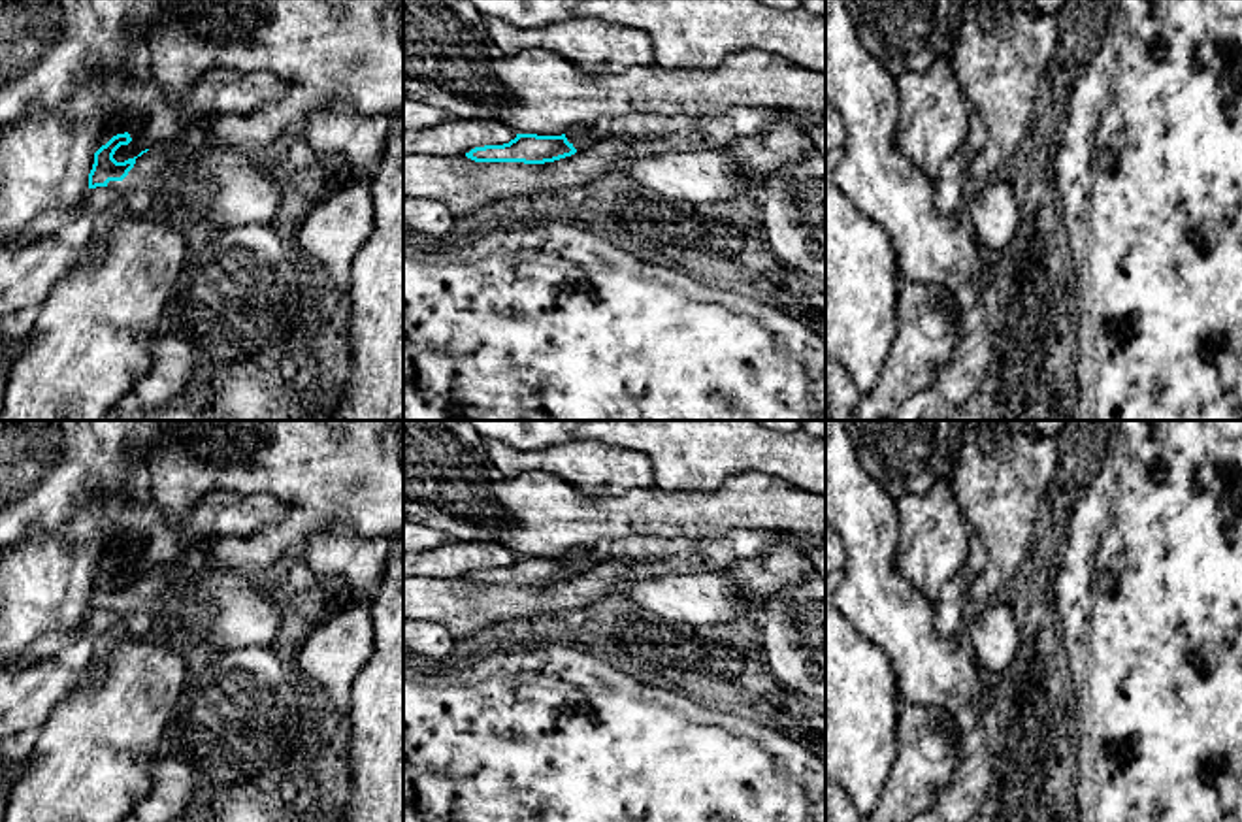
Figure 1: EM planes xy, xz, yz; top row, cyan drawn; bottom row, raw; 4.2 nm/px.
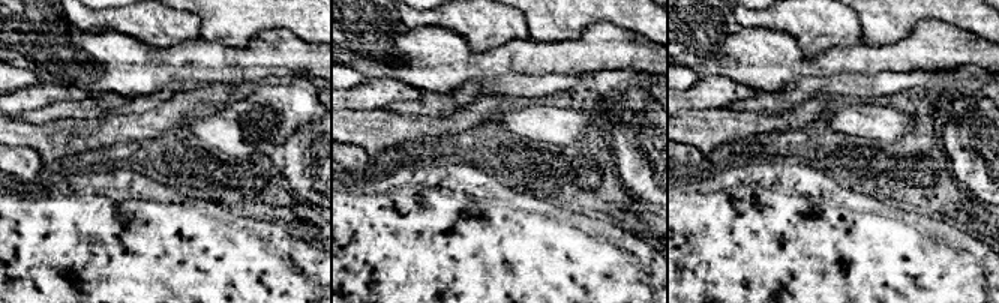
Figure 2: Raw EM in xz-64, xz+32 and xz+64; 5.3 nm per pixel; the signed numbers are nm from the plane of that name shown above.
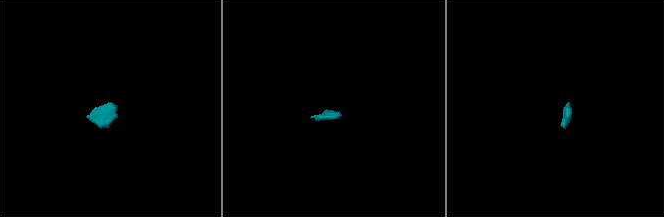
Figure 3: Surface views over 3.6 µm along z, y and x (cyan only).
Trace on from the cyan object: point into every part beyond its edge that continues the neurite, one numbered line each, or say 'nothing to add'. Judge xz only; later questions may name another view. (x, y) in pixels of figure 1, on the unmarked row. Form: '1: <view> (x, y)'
1: xz (649, 549)

